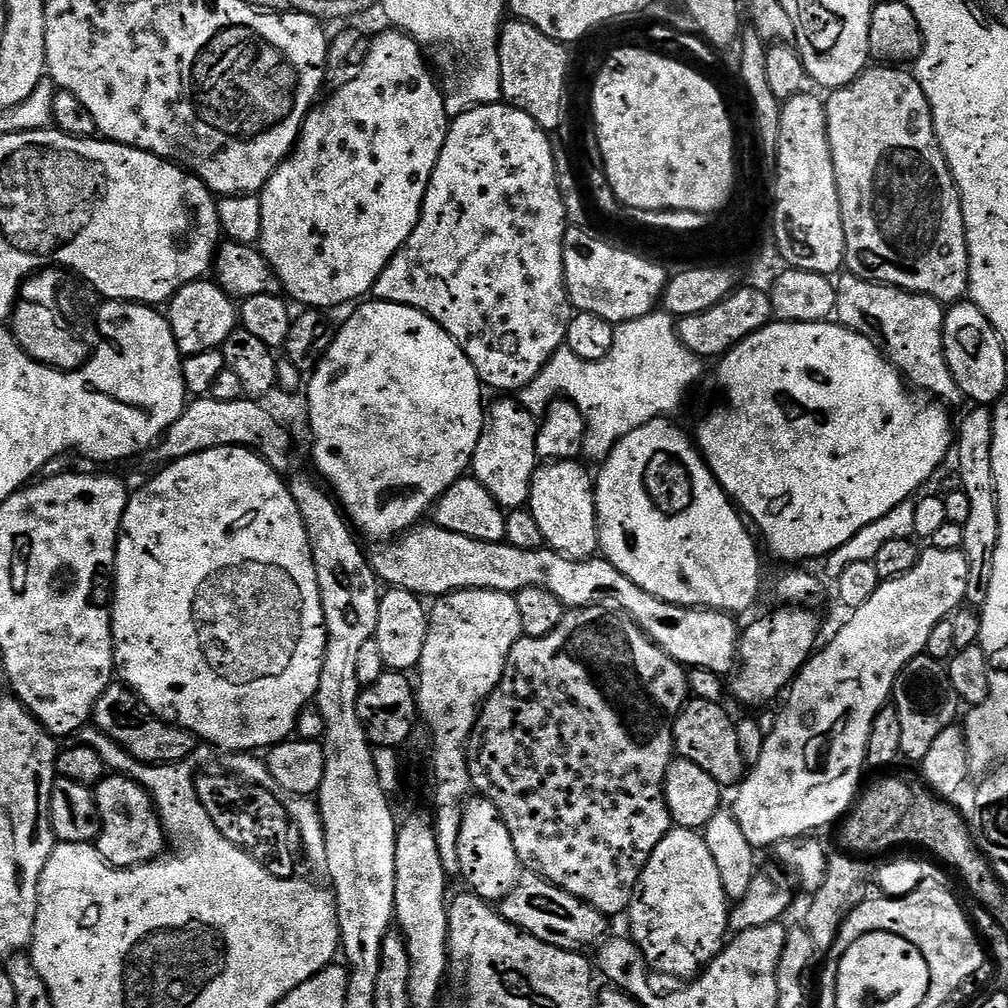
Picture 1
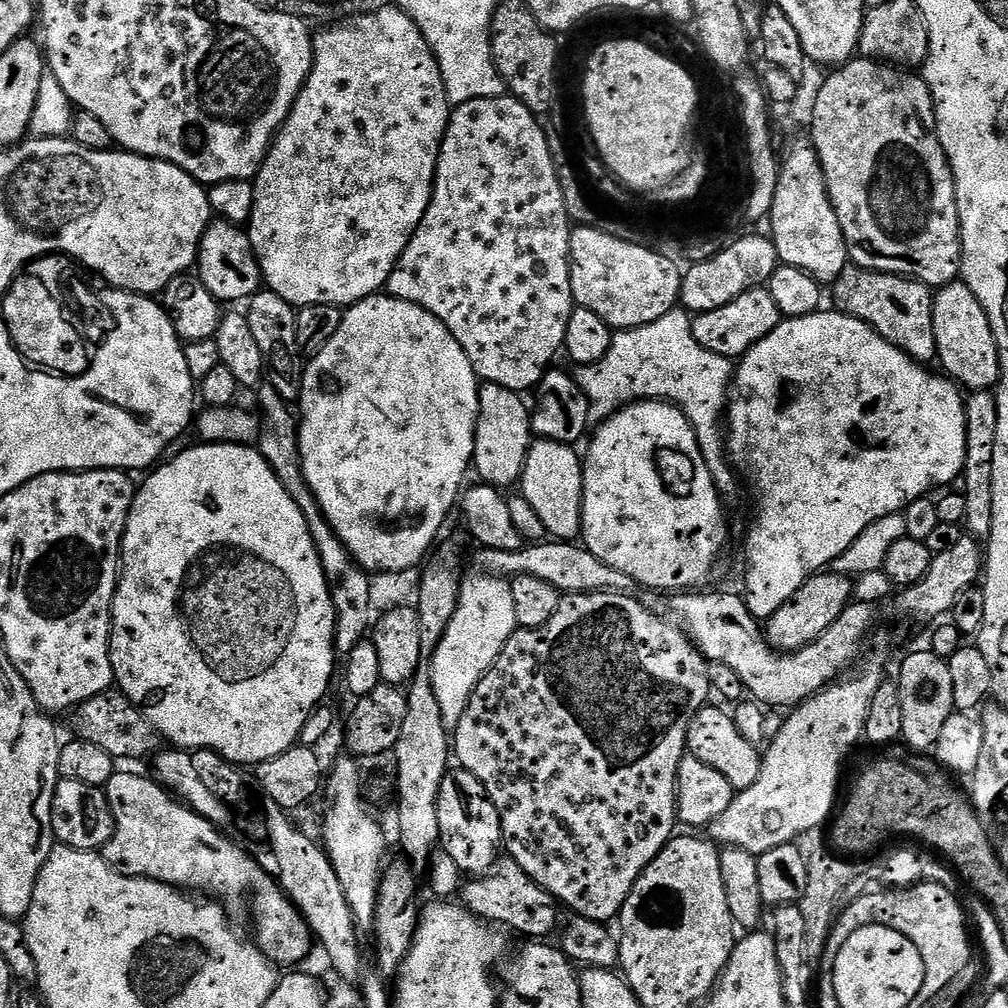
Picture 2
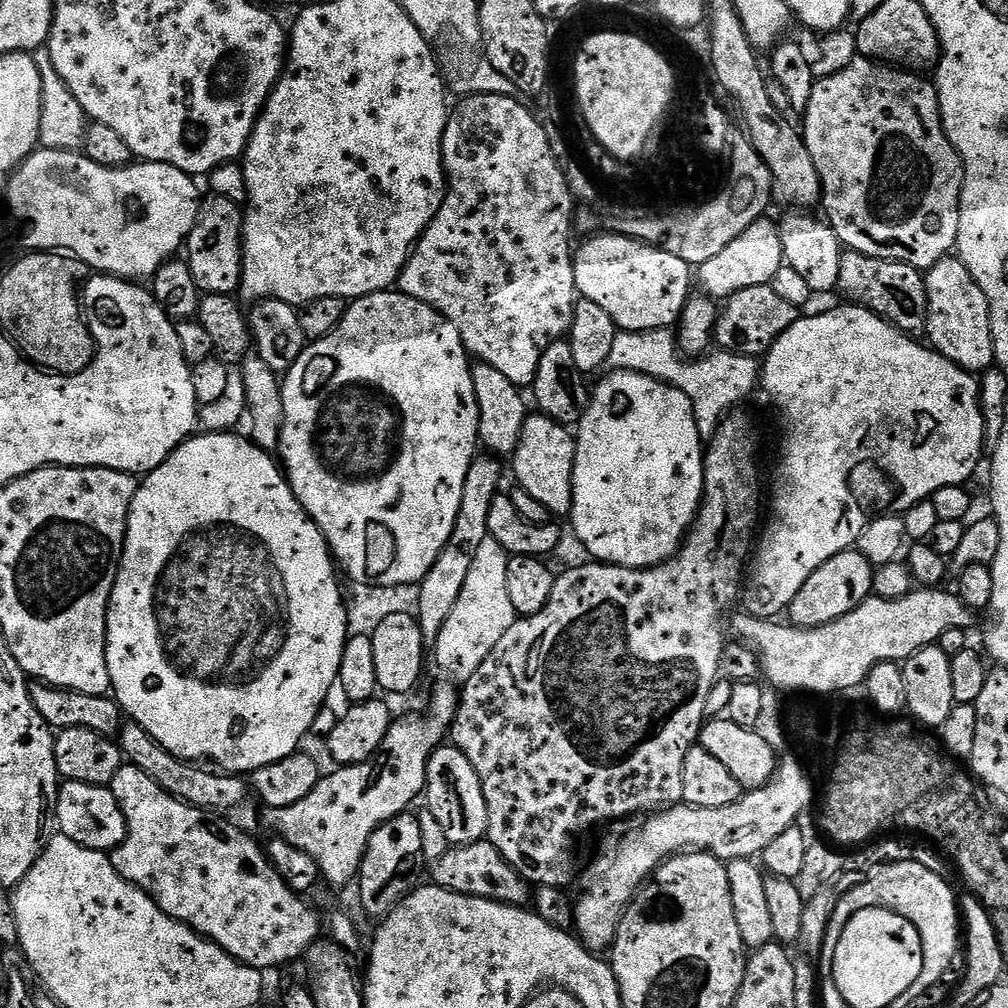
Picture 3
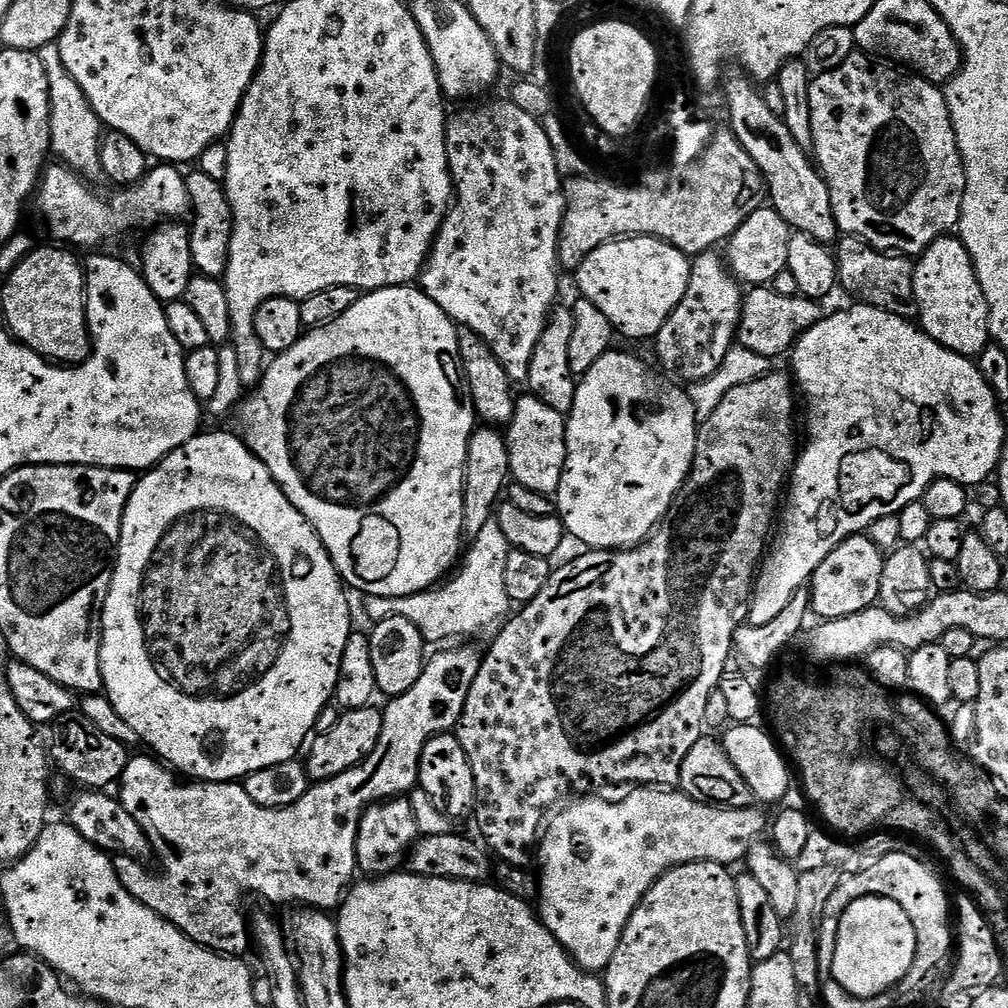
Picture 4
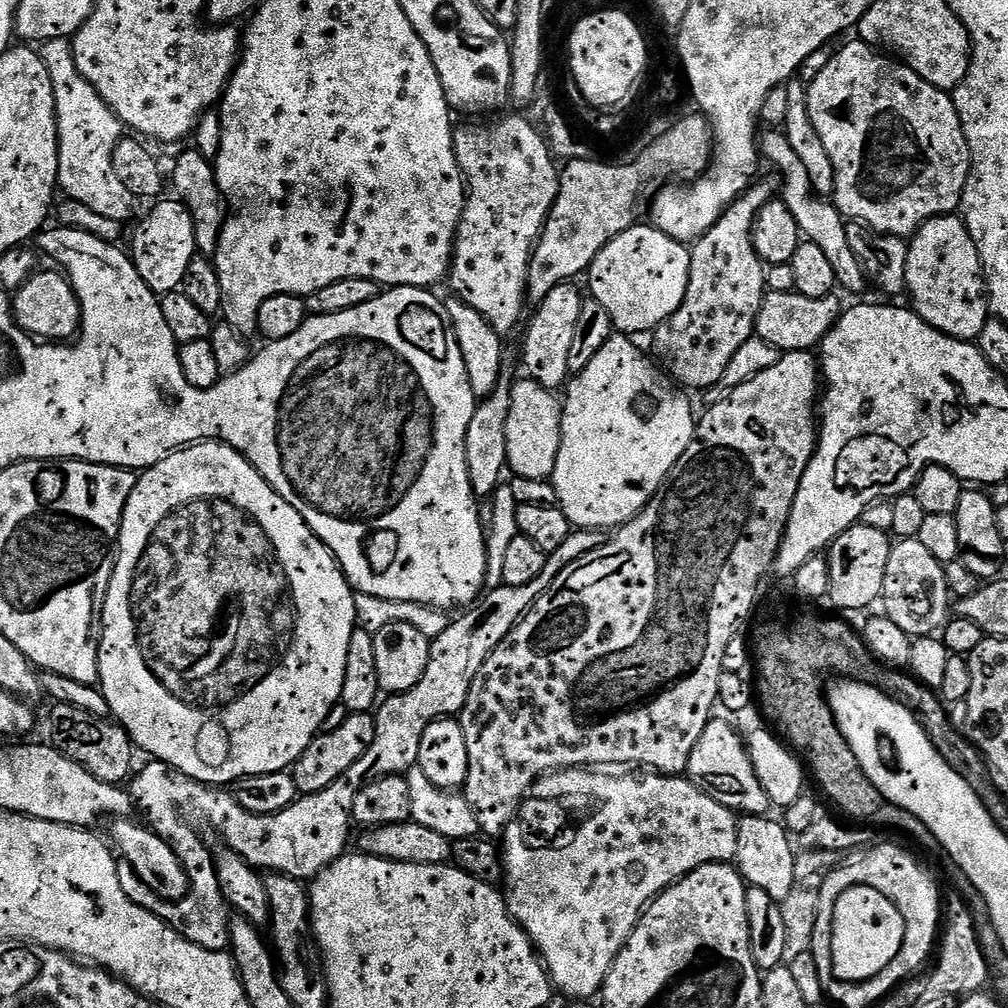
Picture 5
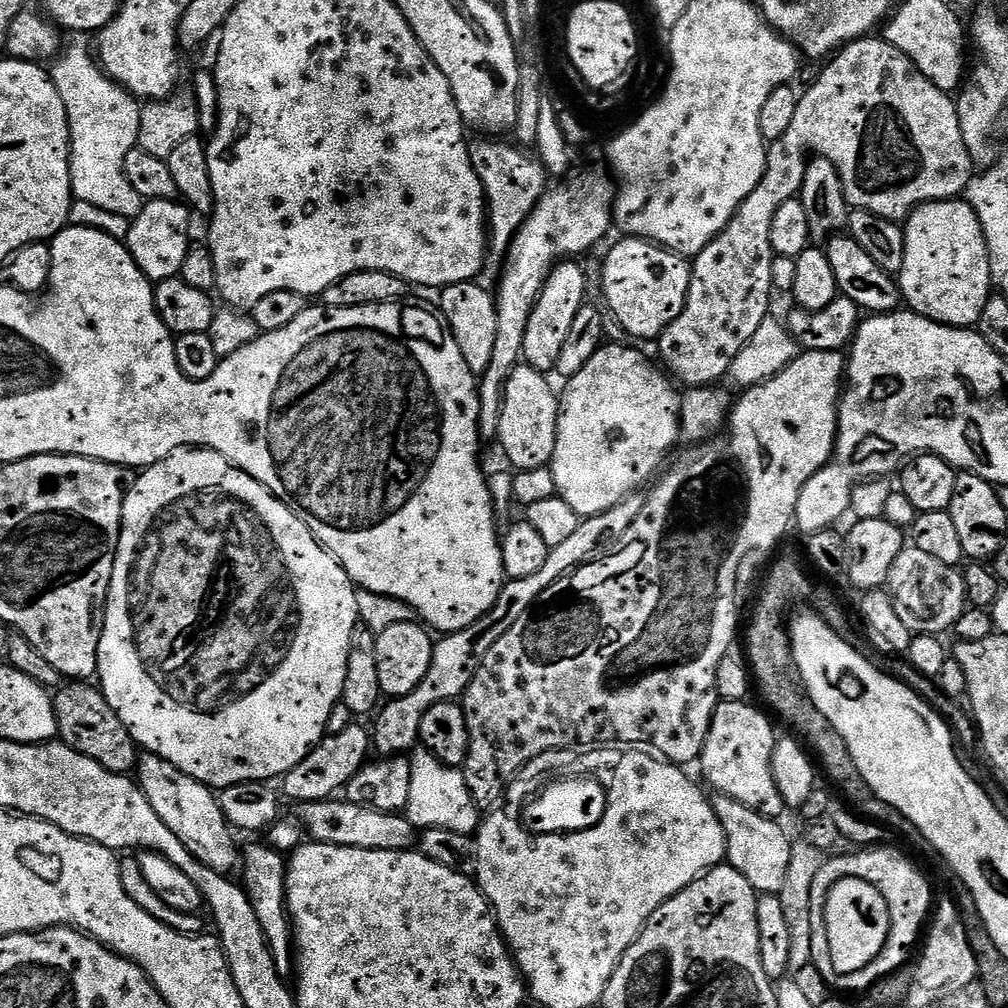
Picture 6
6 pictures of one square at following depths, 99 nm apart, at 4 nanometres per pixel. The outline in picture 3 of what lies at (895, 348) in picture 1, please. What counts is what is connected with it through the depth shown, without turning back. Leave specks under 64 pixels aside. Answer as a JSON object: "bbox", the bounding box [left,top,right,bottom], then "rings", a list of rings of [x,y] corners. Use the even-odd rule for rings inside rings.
{"bbox":[836,250,928,334],"rings":[[[844,250],[840,253],[836,286],[839,295],[844,295],[843,299],[847,303],[870,310],[900,331],[909,334],[920,334],[925,331],[928,322],[928,299],[924,272],[921,269],[897,260],[870,258],[861,252]]]}

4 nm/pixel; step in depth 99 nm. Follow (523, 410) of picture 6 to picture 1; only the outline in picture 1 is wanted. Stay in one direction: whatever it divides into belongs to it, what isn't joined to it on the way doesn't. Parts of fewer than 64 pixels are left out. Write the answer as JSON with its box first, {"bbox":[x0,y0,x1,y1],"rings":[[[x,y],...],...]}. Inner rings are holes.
{"bbox":[527,460,600,560],"rings":[[[553,460],[539,465],[532,479],[527,509],[534,514],[542,529],[545,545],[558,554],[569,556],[572,560],[591,560],[600,552],[600,539],[596,525],[596,485],[593,473],[583,468],[580,460]]]}

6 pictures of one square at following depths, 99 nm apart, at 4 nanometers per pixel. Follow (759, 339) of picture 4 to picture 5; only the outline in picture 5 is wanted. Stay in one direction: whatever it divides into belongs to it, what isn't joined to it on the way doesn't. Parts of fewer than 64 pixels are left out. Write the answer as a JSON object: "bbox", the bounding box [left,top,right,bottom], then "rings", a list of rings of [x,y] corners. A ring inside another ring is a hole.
{"bbox":[755,291,840,352],"rings":[[[765,291],[764,301],[756,315],[755,335],[762,338],[762,342],[770,342],[781,352],[812,352],[819,349],[820,343],[834,330],[840,321],[839,295],[823,296],[822,298],[806,298],[801,292],[769,292]]]}

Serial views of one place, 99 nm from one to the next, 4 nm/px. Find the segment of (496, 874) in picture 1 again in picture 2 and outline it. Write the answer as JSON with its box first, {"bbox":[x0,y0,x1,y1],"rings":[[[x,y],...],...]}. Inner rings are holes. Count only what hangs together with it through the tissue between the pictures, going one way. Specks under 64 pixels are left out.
{"bbox":[438,766,502,878],"rings":[[[459,766],[449,767],[448,773],[442,778],[442,790],[438,790],[438,830],[440,831],[440,844],[442,851],[450,854],[454,862],[458,862],[461,873],[475,878],[483,876],[496,864],[502,852],[502,837],[500,835],[500,815],[494,802],[486,794],[482,782],[474,778],[465,768]]]}

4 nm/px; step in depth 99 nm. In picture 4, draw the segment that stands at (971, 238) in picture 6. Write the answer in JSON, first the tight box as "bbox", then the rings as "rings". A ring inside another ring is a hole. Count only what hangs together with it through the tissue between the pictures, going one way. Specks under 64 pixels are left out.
{"bbox":[914,235,990,358],"rings":[[[959,235],[940,236],[914,264],[914,298],[918,309],[918,324],[934,342],[969,358],[979,357],[990,343],[988,330],[988,303],[978,282],[978,274],[966,246]]]}

